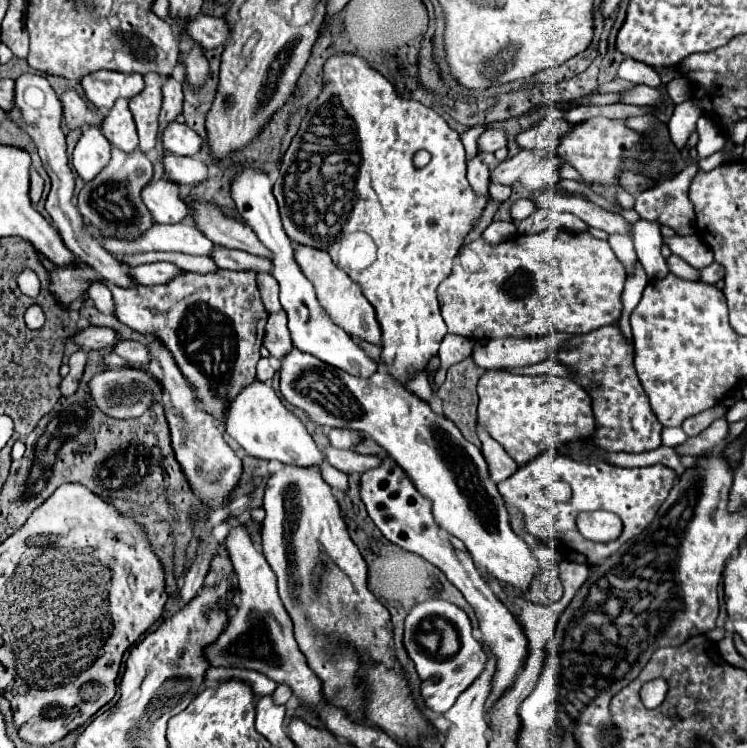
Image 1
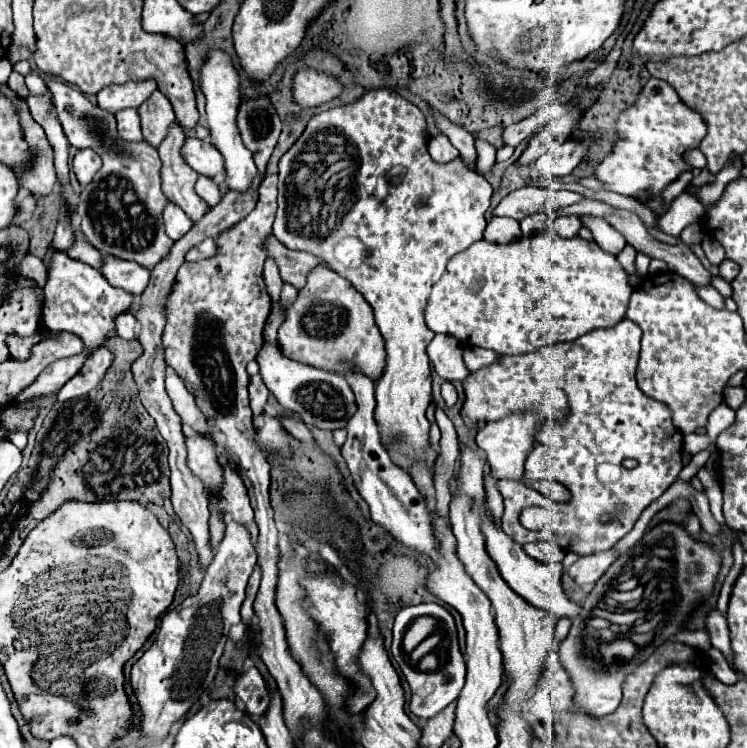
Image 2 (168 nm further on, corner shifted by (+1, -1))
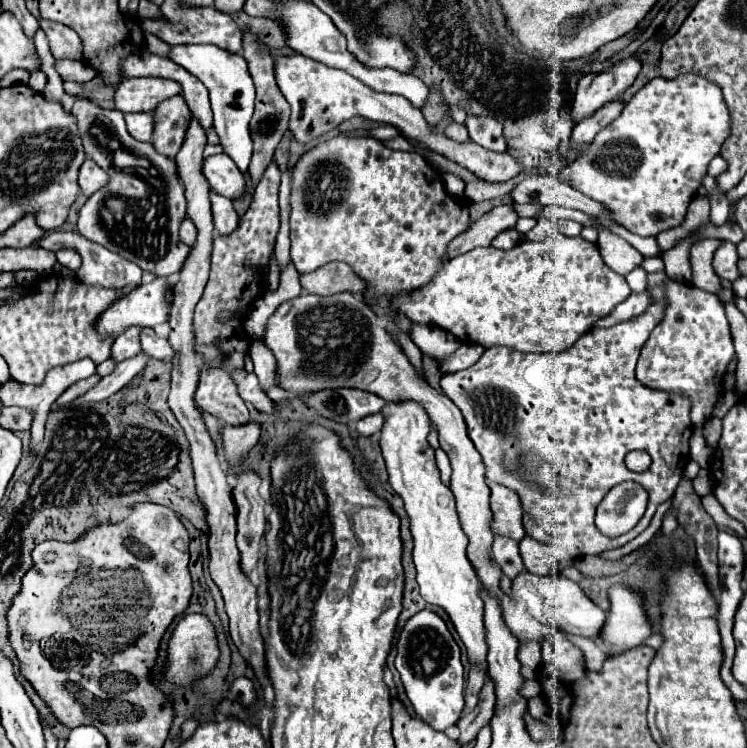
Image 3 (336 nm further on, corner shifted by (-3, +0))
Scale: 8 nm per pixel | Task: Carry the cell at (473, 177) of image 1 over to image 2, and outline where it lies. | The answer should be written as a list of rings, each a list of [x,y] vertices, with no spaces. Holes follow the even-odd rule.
[[[435,111],[437,117],[437,127],[441,129],[443,135],[449,137],[453,147],[459,151],[461,159],[465,165],[475,165],[477,163],[477,149],[475,149],[475,139],[471,133],[467,133],[463,127],[453,125],[449,119],[445,119],[441,113]]]

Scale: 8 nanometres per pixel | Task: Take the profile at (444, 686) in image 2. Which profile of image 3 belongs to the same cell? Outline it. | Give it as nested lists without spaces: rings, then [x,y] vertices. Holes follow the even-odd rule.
[[[421,610],[415,614],[397,638],[397,658],[395,668],[401,674],[401,682],[405,686],[405,694],[417,714],[425,724],[433,730],[443,732],[445,728],[457,724],[463,714],[465,704],[465,678],[463,678],[463,664],[459,660],[459,646],[455,644],[451,632],[447,630],[445,622],[435,618],[437,614],[431,610]],[[423,656],[431,656],[435,660],[435,672],[425,674],[421,660]]]

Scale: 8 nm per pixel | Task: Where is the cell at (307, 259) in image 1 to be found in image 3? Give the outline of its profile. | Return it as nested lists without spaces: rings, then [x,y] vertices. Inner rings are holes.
[[[343,292],[329,298],[307,294],[305,298],[293,298],[283,302],[269,318],[263,334],[265,346],[271,348],[277,360],[277,386],[293,394],[309,394],[325,388],[359,388],[383,396],[387,402],[417,400],[431,420],[431,426],[439,432],[441,448],[447,452],[453,468],[451,490],[457,500],[457,512],[461,526],[469,538],[467,556],[487,586],[487,590],[501,600],[503,618],[511,632],[521,640],[541,640],[551,628],[539,624],[529,616],[525,604],[511,600],[499,588],[501,568],[491,558],[493,534],[489,528],[491,508],[489,508],[489,486],[485,480],[485,466],[479,452],[467,436],[467,424],[461,410],[441,392],[431,388],[419,378],[417,370],[403,354],[401,346],[389,336],[389,332],[379,328],[377,314],[355,294]]]

